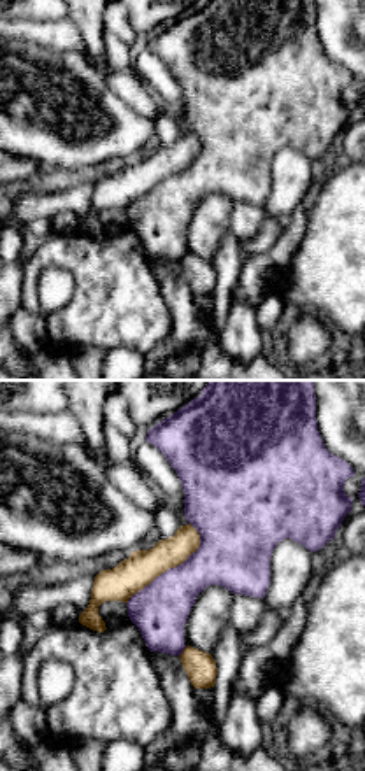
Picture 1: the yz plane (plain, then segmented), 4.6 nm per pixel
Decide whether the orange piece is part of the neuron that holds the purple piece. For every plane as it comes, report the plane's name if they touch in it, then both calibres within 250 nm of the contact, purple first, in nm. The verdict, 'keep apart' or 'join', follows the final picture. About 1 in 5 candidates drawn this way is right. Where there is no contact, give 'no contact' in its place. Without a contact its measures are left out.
meets purple in yz; 260 nm thick on the purple side, 160 nm on the other

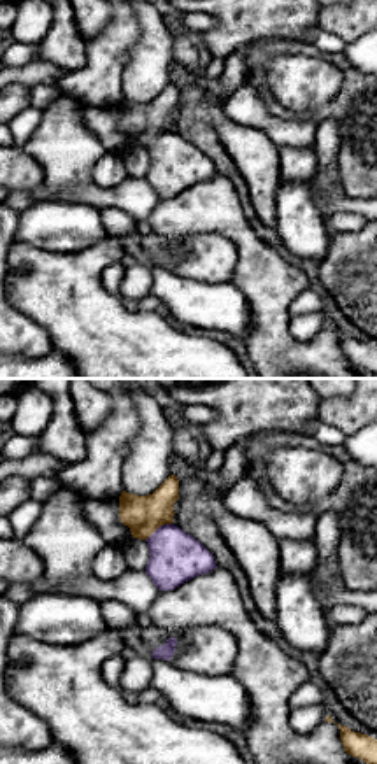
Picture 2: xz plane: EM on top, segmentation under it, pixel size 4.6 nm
meets purple in xz; 240 nm thick on the purple side, 180 nm on the other

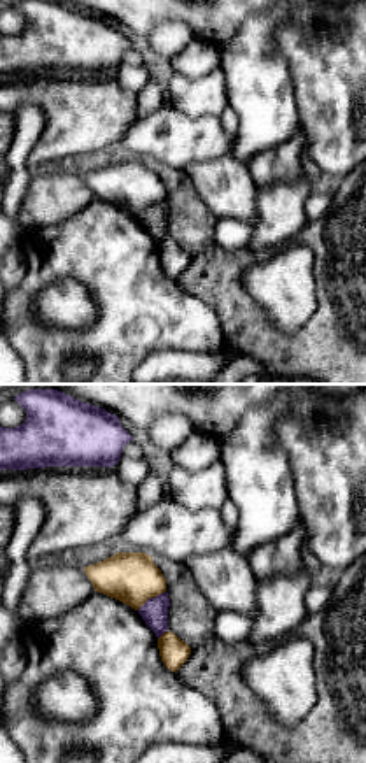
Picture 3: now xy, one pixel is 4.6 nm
meets purple in xy; 120 nm thick on the purple side, 240 nm on the other

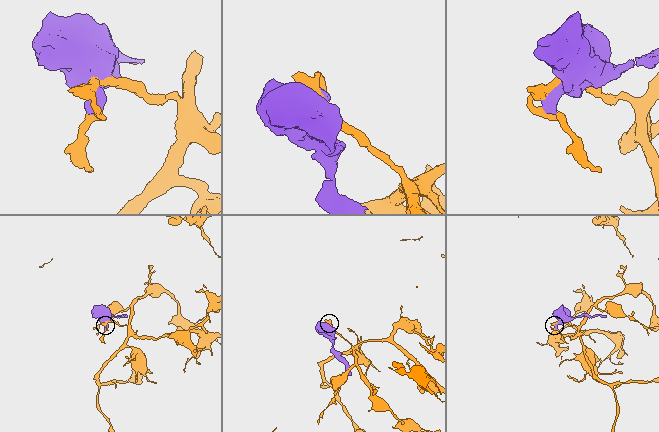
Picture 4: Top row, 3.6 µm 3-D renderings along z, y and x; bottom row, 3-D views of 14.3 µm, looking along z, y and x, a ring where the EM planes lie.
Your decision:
keep apart

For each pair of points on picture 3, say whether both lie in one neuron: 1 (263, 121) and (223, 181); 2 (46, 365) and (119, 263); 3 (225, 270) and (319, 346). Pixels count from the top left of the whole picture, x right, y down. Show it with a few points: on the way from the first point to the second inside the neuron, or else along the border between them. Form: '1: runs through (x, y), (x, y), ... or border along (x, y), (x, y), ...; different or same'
1: border along (230, 153), (244, 162); different
2: runs through (76, 346), (88, 344), (119, 313), (119, 293); same
3: runs through (230, 300), (275, 346), (289, 346); same

